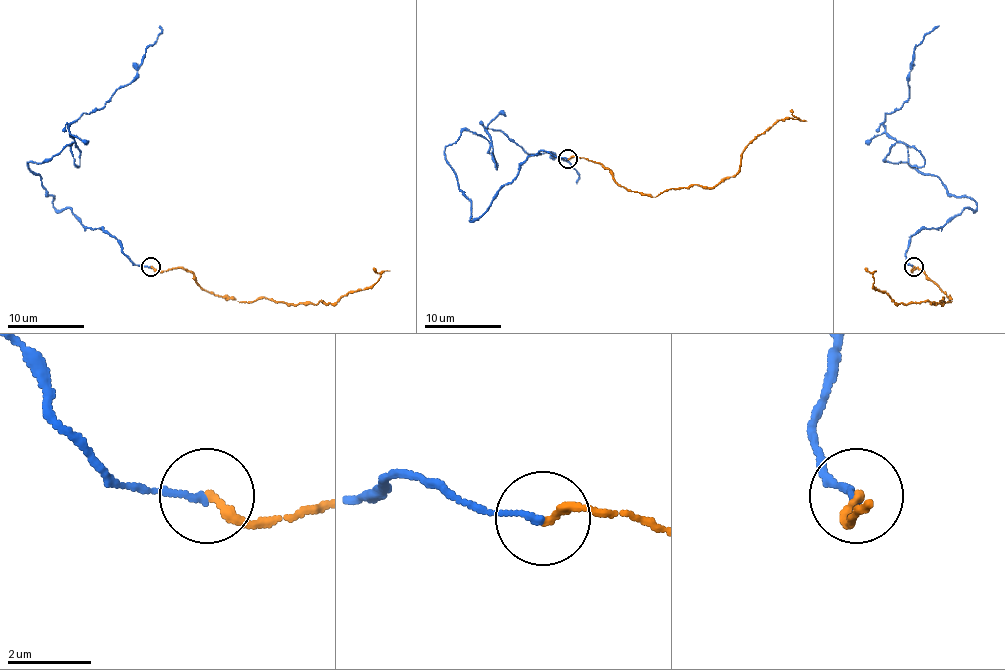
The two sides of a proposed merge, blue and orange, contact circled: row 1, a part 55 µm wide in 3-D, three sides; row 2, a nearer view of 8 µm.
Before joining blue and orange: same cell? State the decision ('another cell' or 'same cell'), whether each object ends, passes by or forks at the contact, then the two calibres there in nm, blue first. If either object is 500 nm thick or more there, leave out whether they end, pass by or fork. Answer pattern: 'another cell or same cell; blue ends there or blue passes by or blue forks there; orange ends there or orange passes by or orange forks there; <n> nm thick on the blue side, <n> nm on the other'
same cell; blue ends there; orange ends there; 160 nm thick on the blue side, 200 nm on the other

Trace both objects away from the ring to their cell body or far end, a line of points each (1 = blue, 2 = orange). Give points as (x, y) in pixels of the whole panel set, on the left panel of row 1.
1: (150, 267), (58, 209), (27, 163), (50, 159), (71, 142), (69, 127), (133, 78), (160, 25)
2: (150, 267), (183, 267), (202, 288), (237, 302), (298, 304), (335, 304), (370, 288), (379, 275), (373, 267)

